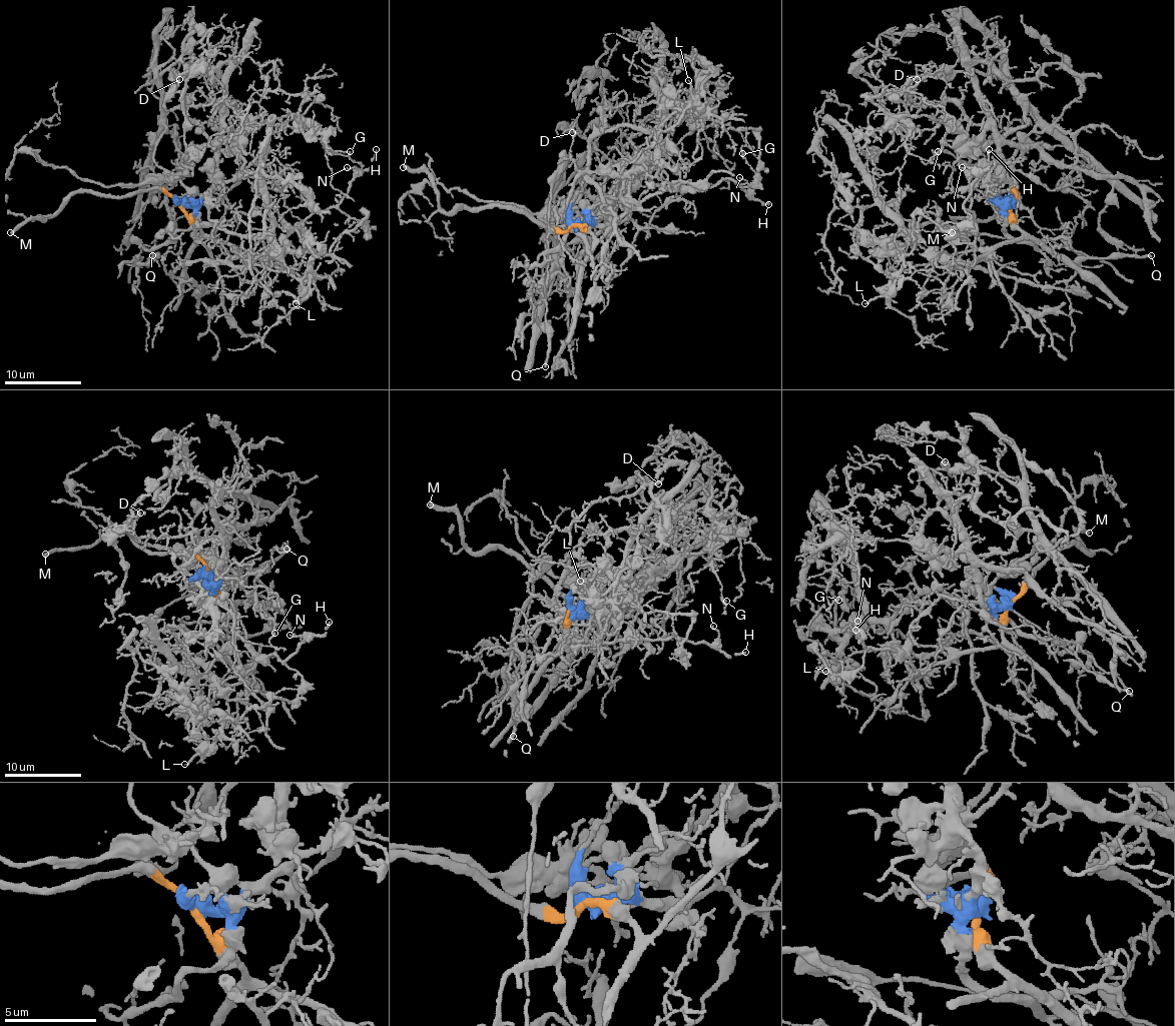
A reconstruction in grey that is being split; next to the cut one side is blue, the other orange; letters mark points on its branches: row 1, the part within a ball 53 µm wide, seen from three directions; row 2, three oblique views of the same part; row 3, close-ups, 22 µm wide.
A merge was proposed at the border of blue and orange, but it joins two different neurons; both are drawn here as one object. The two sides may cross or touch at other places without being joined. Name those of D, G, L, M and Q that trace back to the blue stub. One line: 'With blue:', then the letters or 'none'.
With blue: D, G, Q

